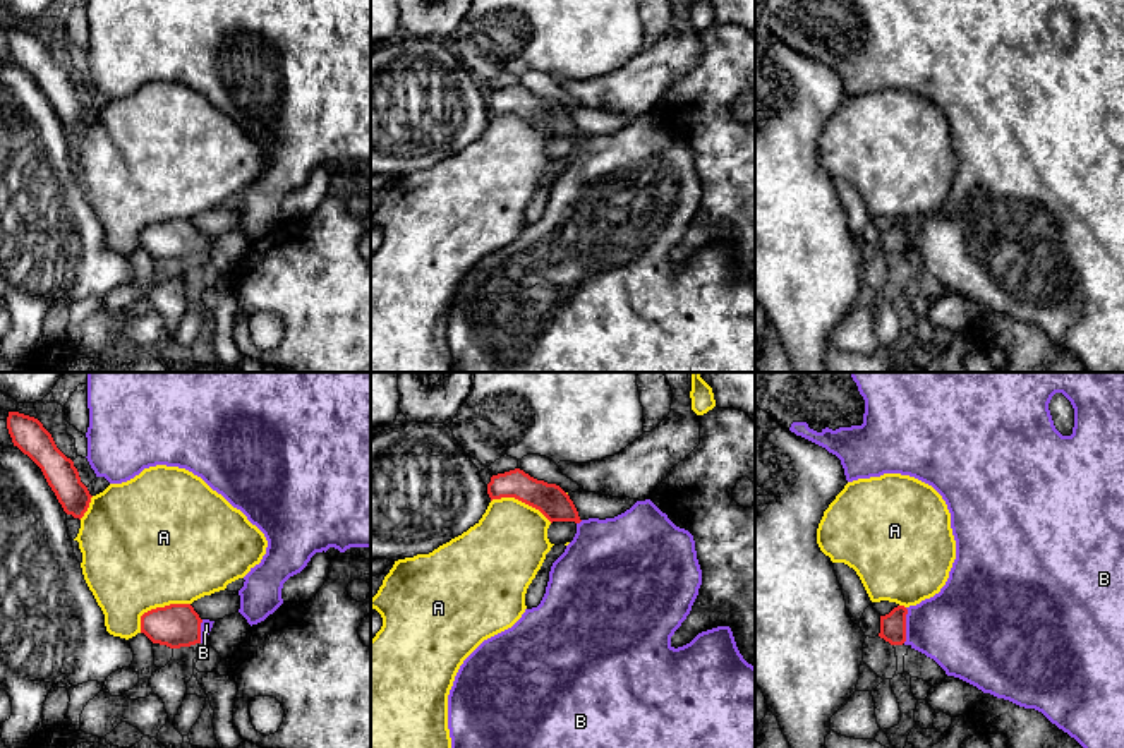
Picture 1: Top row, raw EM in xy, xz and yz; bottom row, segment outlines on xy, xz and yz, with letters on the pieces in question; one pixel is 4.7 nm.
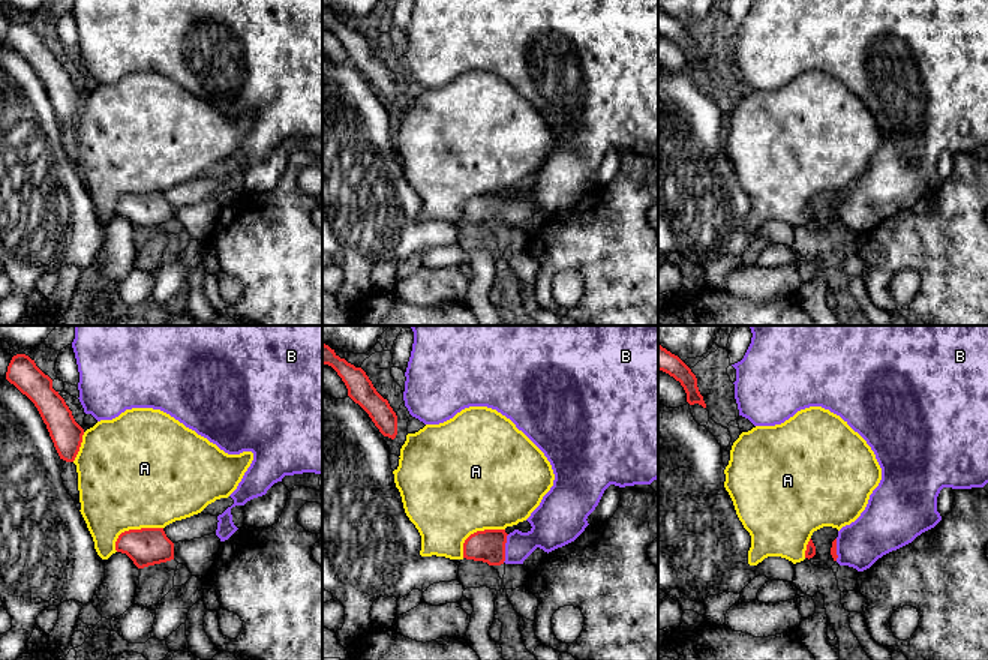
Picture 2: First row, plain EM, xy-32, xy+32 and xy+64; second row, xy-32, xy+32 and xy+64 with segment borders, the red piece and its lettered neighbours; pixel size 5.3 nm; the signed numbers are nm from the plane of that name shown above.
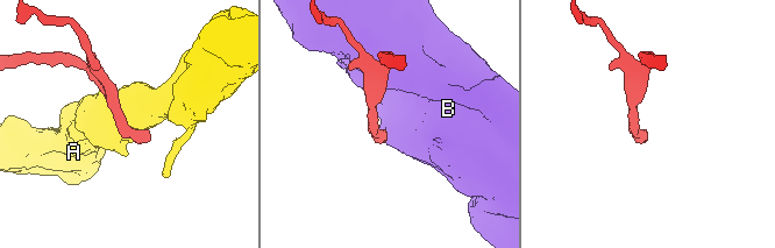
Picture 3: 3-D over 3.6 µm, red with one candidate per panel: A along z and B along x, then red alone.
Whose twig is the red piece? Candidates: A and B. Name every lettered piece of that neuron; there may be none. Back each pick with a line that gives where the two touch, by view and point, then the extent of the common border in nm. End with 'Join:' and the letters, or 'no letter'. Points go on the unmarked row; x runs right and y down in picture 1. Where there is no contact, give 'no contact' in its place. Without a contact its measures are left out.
B: meets red in yz at (905, 241); contact 170 nm long
Join: B

